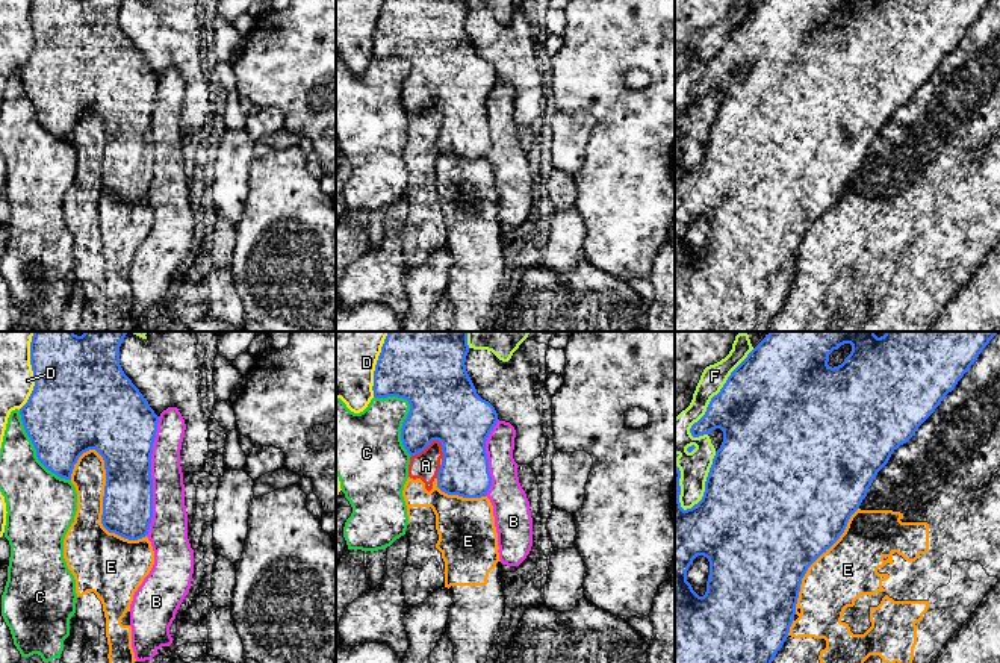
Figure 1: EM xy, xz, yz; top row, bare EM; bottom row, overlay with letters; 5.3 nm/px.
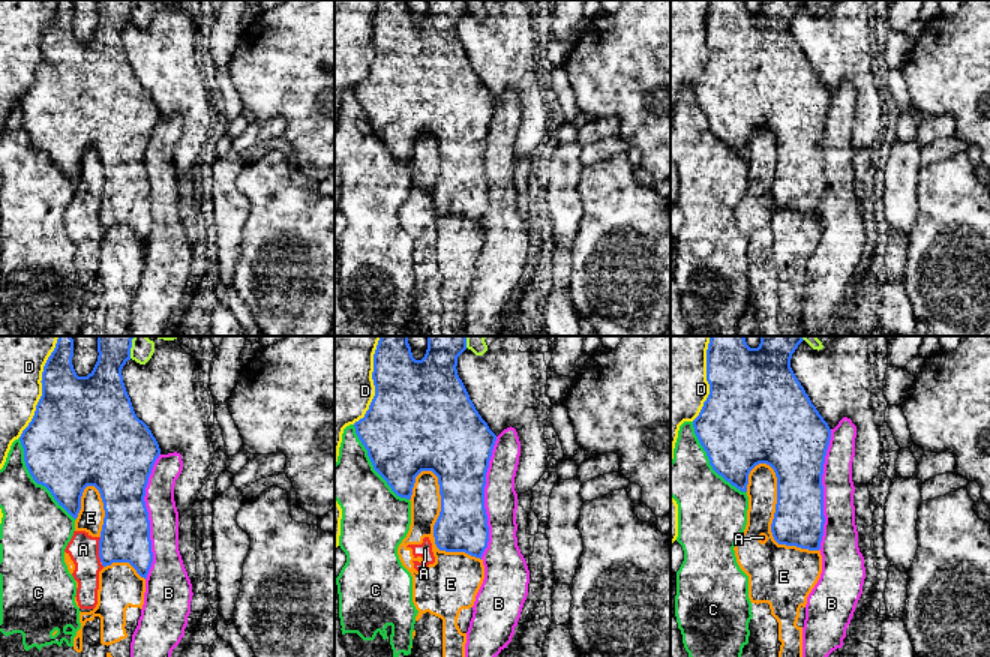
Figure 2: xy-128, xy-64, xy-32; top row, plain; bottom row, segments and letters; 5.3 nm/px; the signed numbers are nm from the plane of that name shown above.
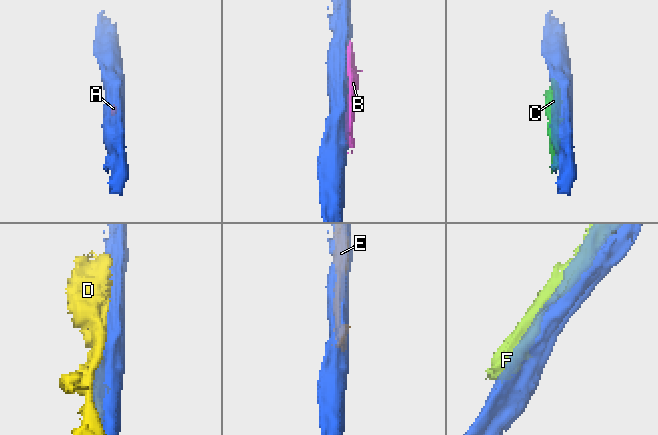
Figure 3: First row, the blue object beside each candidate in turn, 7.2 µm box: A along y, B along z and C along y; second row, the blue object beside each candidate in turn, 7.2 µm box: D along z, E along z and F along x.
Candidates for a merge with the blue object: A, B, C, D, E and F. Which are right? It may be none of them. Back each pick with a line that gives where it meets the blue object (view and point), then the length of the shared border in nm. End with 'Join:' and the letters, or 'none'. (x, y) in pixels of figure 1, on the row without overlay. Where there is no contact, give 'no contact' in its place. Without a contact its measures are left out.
Join: none

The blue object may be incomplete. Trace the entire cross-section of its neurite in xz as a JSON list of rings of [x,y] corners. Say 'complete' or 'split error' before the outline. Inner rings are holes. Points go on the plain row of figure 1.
complete; [[[384,0],[374,32],[374,58],[404,59],[410,73],[402,83],[401,101],[411,117],[424,112],[433,101],[442,106],[442,126],[437,148],[463,159],[486,157],[492,138],[486,101],[498,83],[495,68],[483,61],[466,32],[467,0]]]

